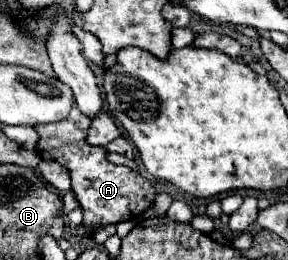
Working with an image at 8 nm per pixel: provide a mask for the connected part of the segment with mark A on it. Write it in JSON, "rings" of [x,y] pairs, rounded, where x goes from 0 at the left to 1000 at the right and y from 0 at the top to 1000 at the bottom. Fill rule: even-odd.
{"rings":[[[253,408],[233,462],[177,485],[128,485],[122,500],[135,515],[135,554],[128,554],[135,600],[149,615],[191,615],[240,654],[247,723],[281,785],[295,869],[316,892],[330,892],[351,869],[455,846],[462,838],[455,800],[483,800],[483,823],[510,808],[531,785],[545,731],[517,708],[510,685],[490,685],[483,669],[455,662],[455,646],[378,623],[372,569],[302,554],[299,523],[313,473],[302,438],[288,438],[267,408]]]}

